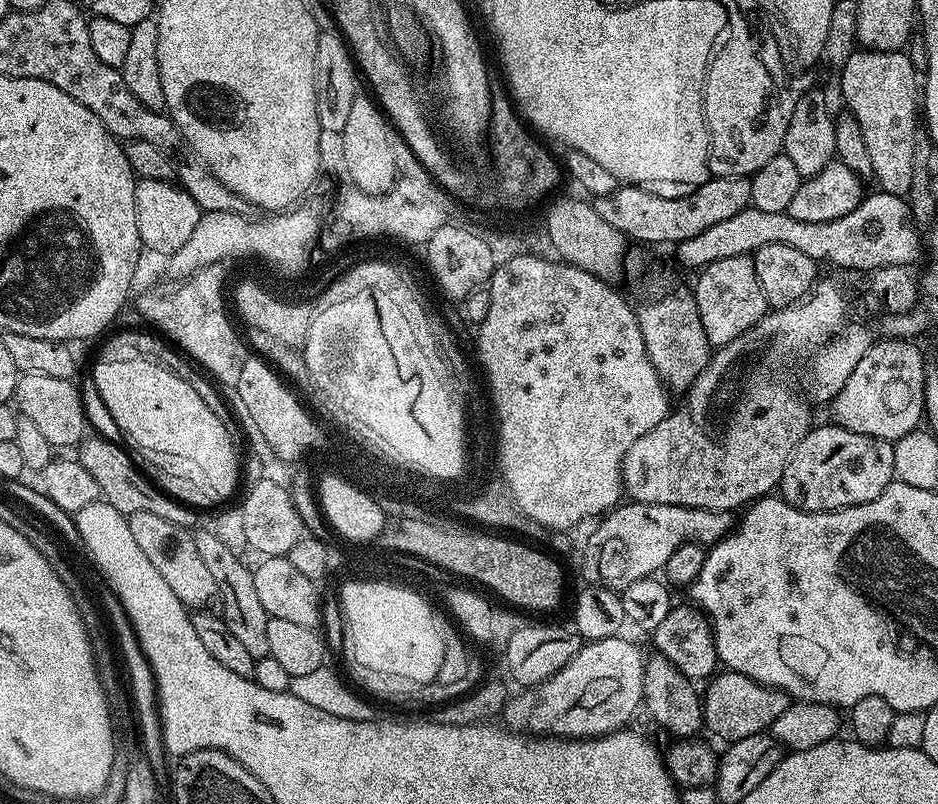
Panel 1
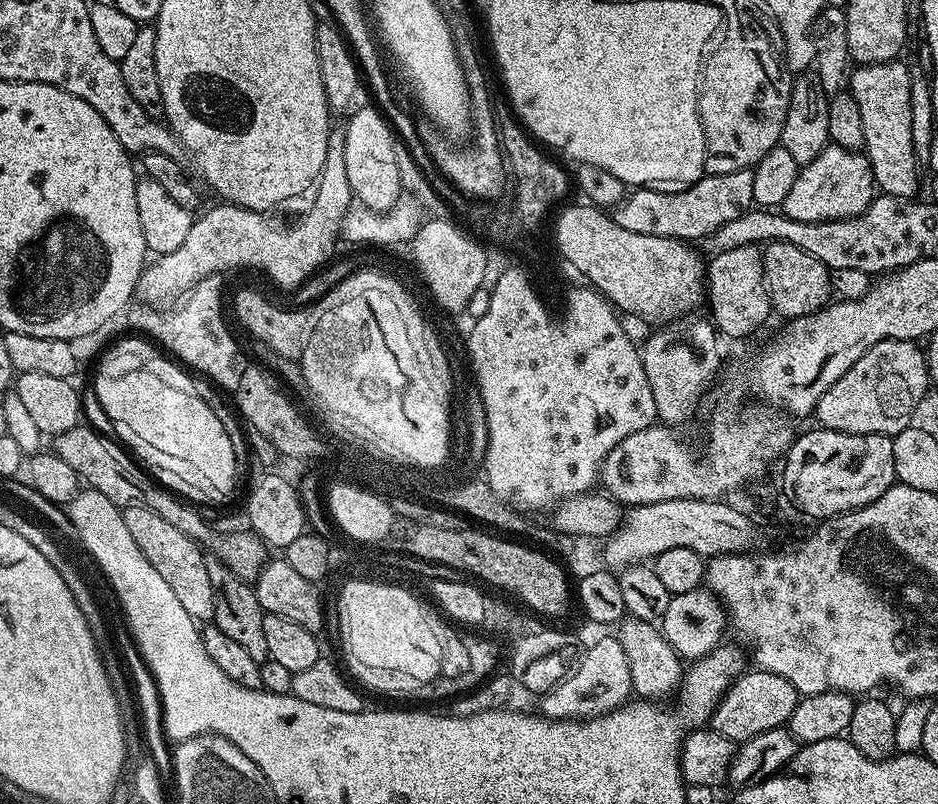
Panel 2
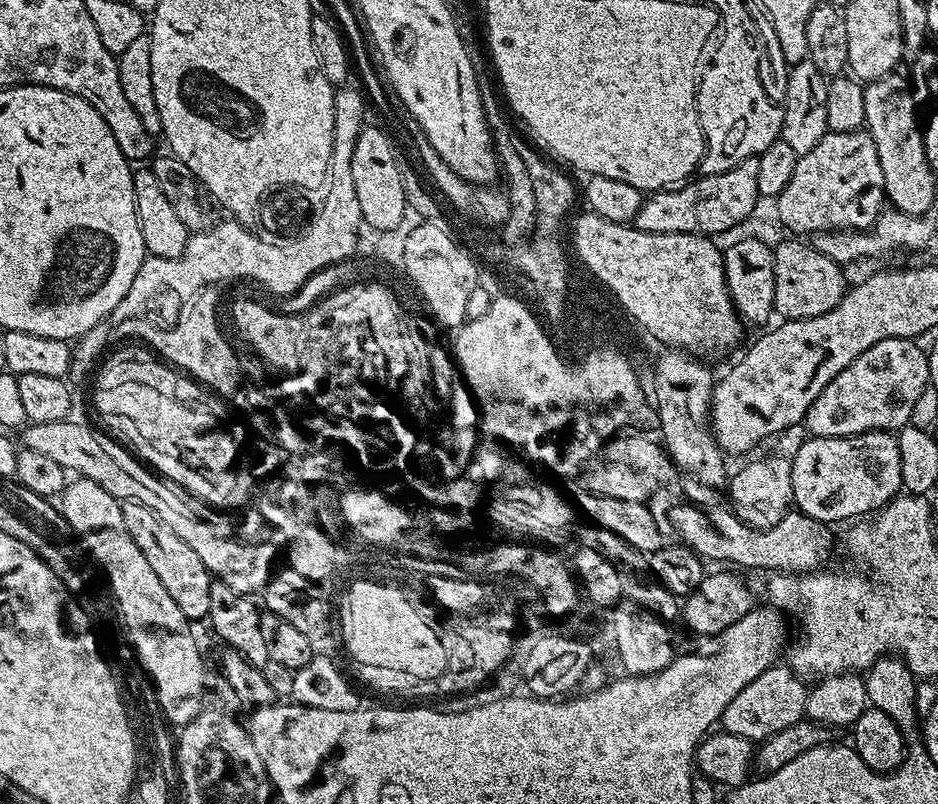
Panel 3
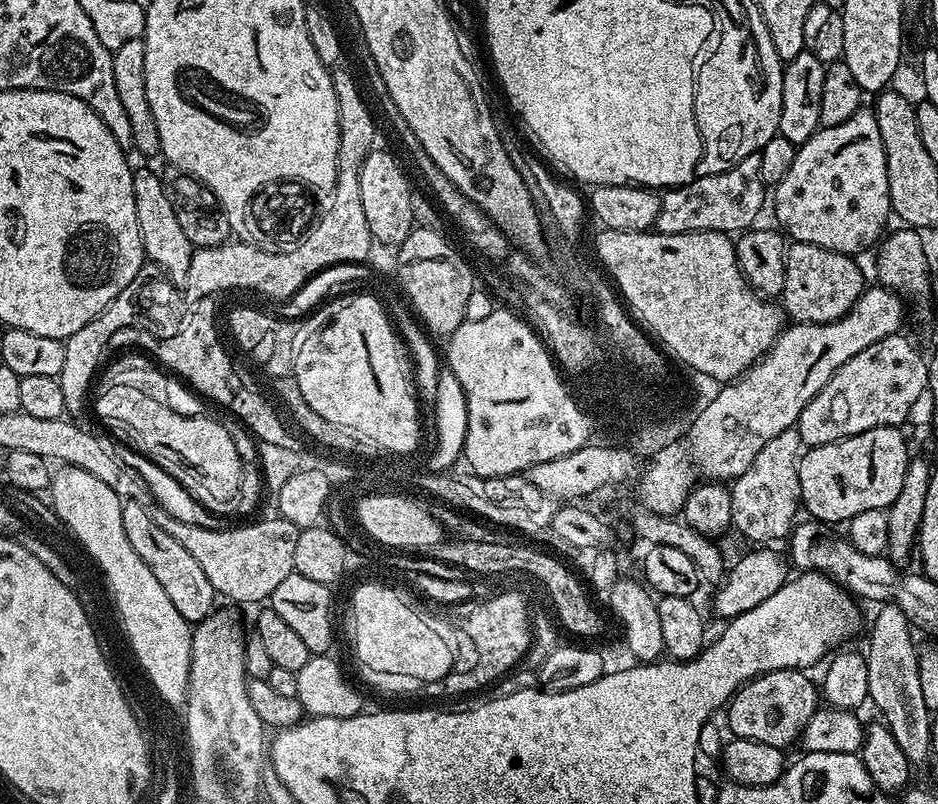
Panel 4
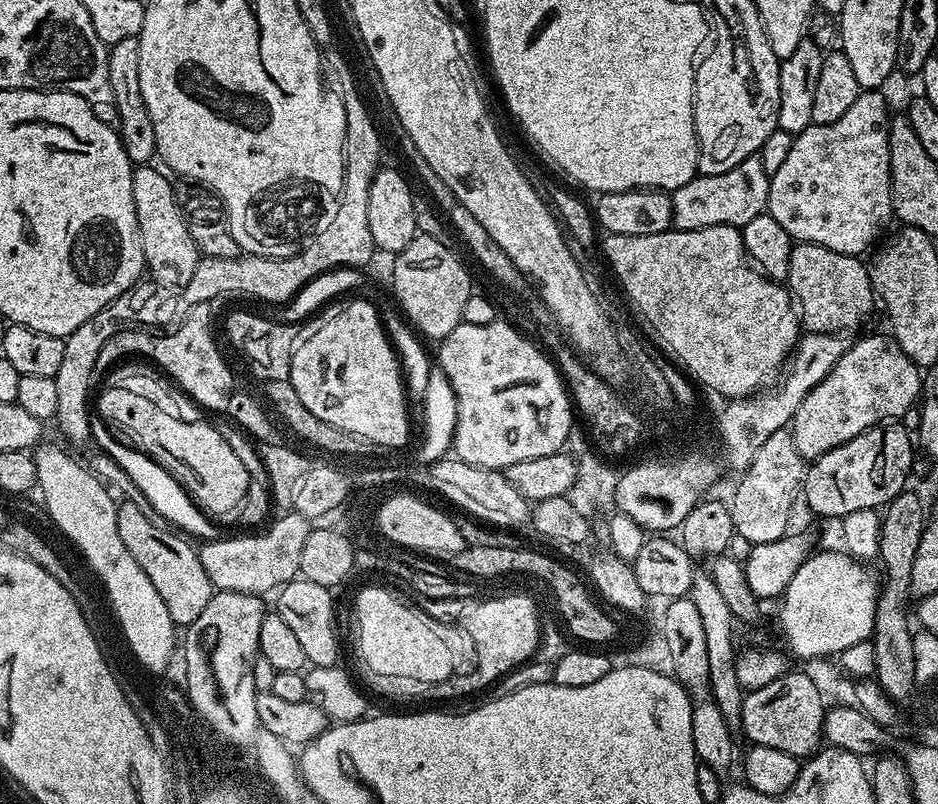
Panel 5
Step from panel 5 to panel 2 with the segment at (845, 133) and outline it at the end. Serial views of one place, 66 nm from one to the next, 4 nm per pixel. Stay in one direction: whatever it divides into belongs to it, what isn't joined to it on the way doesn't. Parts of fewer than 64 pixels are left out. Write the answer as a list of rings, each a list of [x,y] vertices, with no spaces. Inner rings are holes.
[[[835,143],[814,158],[814,162],[801,167],[798,178],[794,178],[794,187],[786,194],[786,202],[782,206],[784,215],[798,222],[826,222],[827,220],[845,220],[851,216],[861,216],[877,195],[876,179],[872,177],[872,168],[868,165],[867,155],[863,151],[852,151]]]

